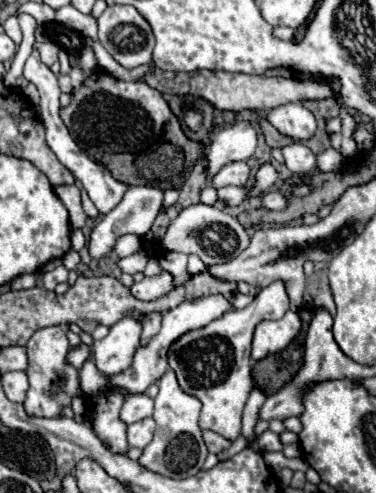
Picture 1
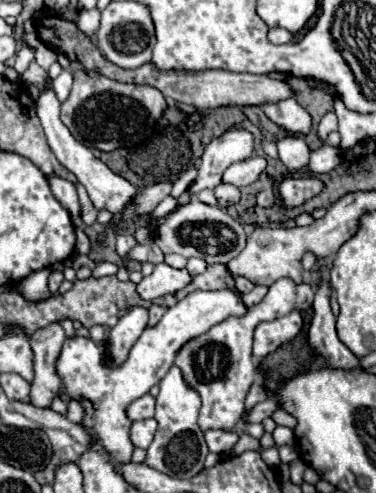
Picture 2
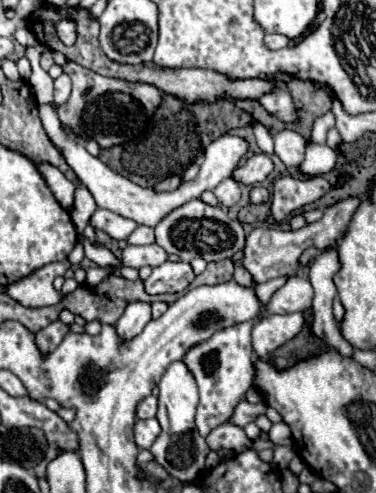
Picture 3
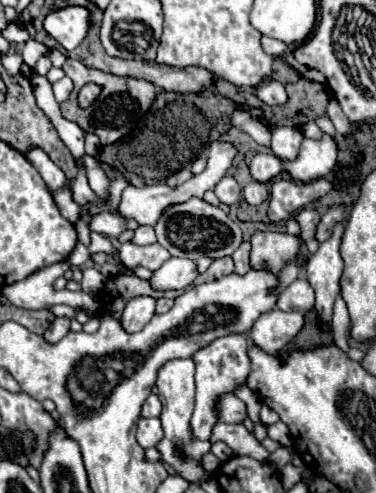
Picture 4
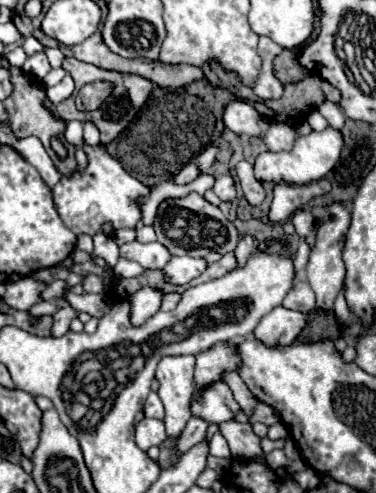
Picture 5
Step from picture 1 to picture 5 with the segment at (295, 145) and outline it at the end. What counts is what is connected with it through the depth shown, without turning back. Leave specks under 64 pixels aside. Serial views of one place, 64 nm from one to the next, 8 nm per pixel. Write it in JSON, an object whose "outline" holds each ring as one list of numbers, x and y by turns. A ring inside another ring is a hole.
{"outline":[[270,122,268,130,262,134,262,142,266,144,266,148,270,152,280,152,280,150,292,148,294,138,296,138,294,128,290,128,288,124,282,124,282,122]]}

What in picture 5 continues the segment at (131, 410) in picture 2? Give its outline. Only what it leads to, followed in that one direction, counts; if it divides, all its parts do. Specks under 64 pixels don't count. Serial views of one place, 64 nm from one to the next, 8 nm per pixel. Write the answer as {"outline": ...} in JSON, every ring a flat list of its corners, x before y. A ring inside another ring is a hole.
{"outline":[[150,392,146,404,144,404,144,414,146,418,156,418,156,420,164,420,164,406,160,402,160,396,156,392]]}

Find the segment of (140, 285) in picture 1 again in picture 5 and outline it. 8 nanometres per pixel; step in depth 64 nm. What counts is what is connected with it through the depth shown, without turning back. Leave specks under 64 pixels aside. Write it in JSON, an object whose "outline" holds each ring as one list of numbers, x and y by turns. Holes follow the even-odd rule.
{"outline":[[174,256,166,266,164,272,174,284,186,284,194,280,198,274,206,270,206,260,204,258,192,258,192,256]]}

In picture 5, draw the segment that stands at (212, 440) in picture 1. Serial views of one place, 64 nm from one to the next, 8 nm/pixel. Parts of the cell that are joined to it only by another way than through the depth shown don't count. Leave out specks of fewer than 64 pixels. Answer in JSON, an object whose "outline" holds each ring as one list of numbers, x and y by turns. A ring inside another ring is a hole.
{"outline":[[236,420,218,426,222,436,228,440,232,458,254,458,264,454,260,448,260,438,252,432,250,424,240,424]]}

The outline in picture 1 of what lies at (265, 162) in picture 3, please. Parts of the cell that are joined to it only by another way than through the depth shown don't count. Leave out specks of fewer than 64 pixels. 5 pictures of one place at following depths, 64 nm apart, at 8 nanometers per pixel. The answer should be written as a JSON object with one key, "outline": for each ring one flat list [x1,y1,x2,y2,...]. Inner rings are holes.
{"outline":[[232,162,226,164,212,180,214,188,222,188,222,186,244,186,250,180,250,166,248,162]]}

